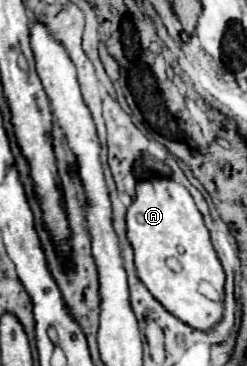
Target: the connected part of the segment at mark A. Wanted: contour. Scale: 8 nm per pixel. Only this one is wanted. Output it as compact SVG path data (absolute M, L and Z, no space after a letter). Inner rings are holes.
M159 175L139 179L135 183L135 197L127 209L127 237L135 253L139 279L167 311L201 331L221 319L225 273L203 217L181 183ZM171 261L175 261L177 269L173 269Z

